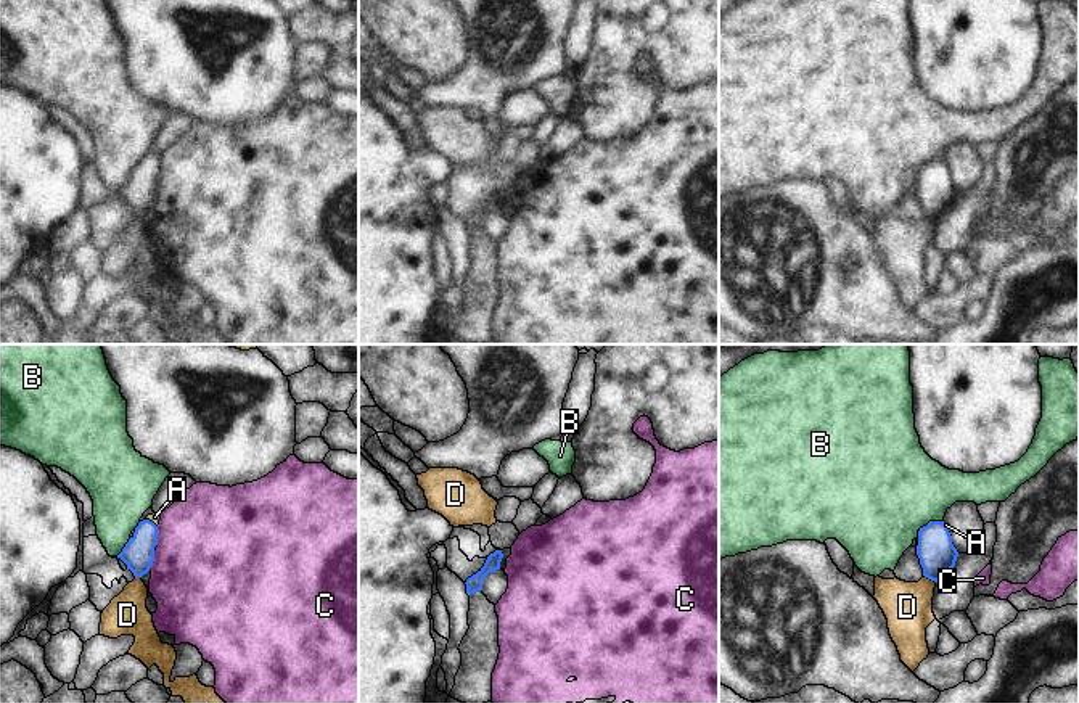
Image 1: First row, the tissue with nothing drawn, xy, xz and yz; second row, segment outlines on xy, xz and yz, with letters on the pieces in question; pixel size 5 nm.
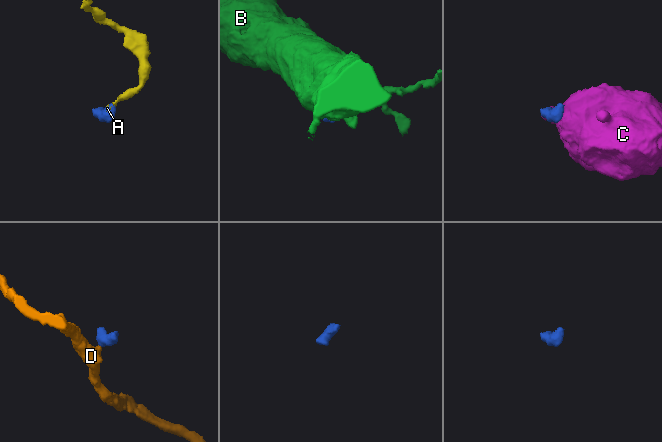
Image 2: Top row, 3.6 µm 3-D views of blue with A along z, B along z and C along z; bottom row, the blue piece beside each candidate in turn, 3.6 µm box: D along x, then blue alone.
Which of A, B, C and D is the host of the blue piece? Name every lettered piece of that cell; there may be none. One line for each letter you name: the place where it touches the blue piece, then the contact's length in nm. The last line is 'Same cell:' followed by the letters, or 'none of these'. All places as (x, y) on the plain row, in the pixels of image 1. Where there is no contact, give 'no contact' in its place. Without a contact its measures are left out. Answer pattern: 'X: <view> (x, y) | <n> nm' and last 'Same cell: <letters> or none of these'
A: xy (151, 161) | 70 nm
Same cell: A

